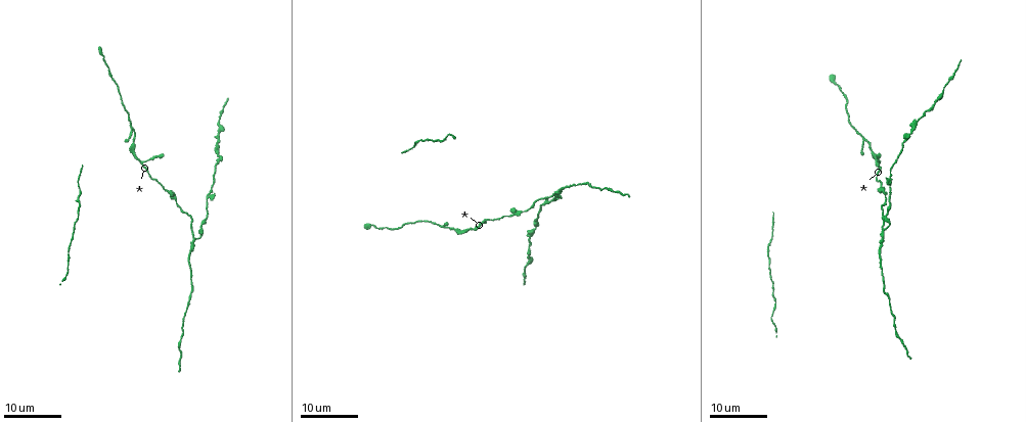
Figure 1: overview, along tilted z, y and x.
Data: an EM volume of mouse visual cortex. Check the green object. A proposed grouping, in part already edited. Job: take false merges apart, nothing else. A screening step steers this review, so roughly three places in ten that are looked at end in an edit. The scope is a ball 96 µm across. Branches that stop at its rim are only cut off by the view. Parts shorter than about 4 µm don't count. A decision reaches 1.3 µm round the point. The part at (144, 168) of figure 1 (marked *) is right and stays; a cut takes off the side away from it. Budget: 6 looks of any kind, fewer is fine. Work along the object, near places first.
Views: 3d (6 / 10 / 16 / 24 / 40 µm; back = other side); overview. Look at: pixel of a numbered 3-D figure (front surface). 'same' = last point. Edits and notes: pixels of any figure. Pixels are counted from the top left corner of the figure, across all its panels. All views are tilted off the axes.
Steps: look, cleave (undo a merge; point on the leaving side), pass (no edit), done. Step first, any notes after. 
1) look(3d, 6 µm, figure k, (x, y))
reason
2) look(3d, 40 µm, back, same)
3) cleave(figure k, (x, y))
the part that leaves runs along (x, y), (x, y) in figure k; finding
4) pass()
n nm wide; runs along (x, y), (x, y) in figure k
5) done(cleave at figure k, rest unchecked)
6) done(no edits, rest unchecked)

look(3d, 16 µm, figure 1, (882, 230))
three-way junction

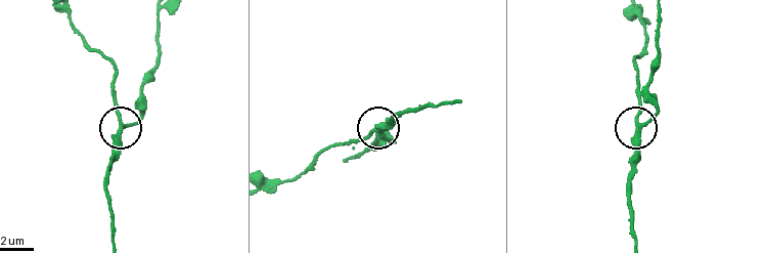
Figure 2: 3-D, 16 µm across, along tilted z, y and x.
look(3d, 10 µm, figure 2, (377, 132))
zoom in

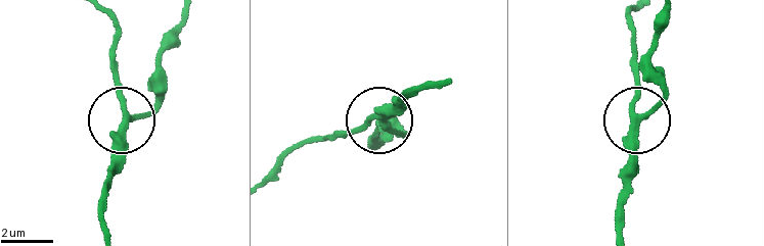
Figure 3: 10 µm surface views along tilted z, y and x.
pass()
260 nm wide; runs along (99, 8), (114, 34), (123, 110), (120, 162), (108, 184) in figure 3; one neuron here

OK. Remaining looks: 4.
look(3d, 16 µm, figure 1, (864, 139))

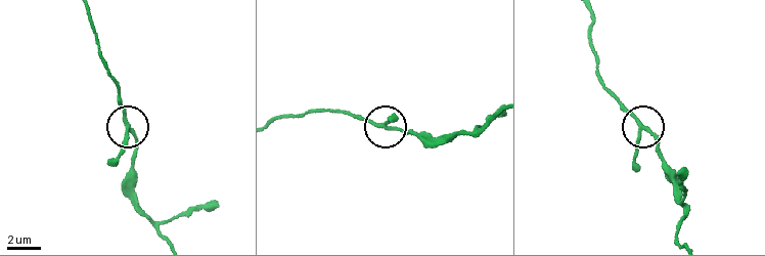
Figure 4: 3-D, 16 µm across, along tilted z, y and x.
look(3d, 10 µm, figure 4, (640, 127))

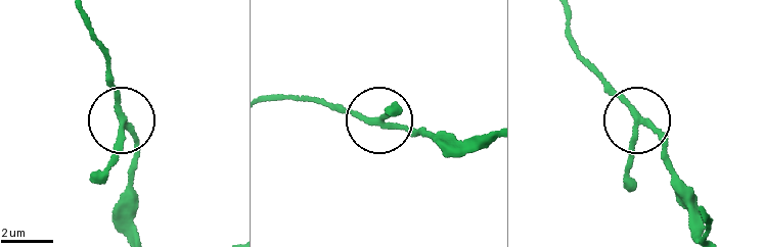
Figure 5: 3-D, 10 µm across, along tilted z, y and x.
pass()
210 nm wide; runs along (698, 232), (665, 147), (641, 124), (634, 106), (600, 80) in figure 5; continuous, no second neuron

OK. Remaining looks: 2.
look(3d, 24 µm, figure 1, (915, 120))

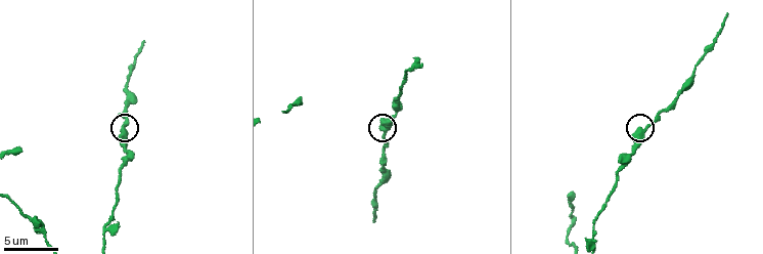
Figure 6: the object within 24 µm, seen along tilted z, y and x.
look(3d, 6 µm, figure 6, (384, 128))

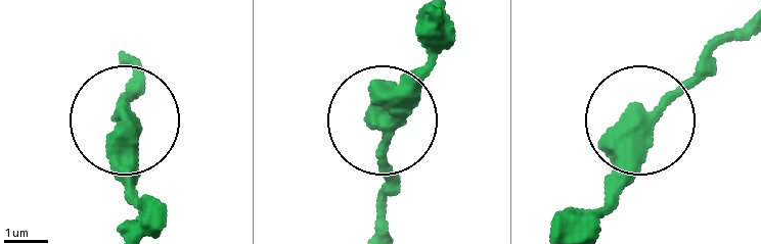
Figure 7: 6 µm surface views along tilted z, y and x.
pass()
runs along (125, 227), (132, 63) in figure 7; continuous, no second neuron

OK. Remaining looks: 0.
done(no edits, rest unchecked)

